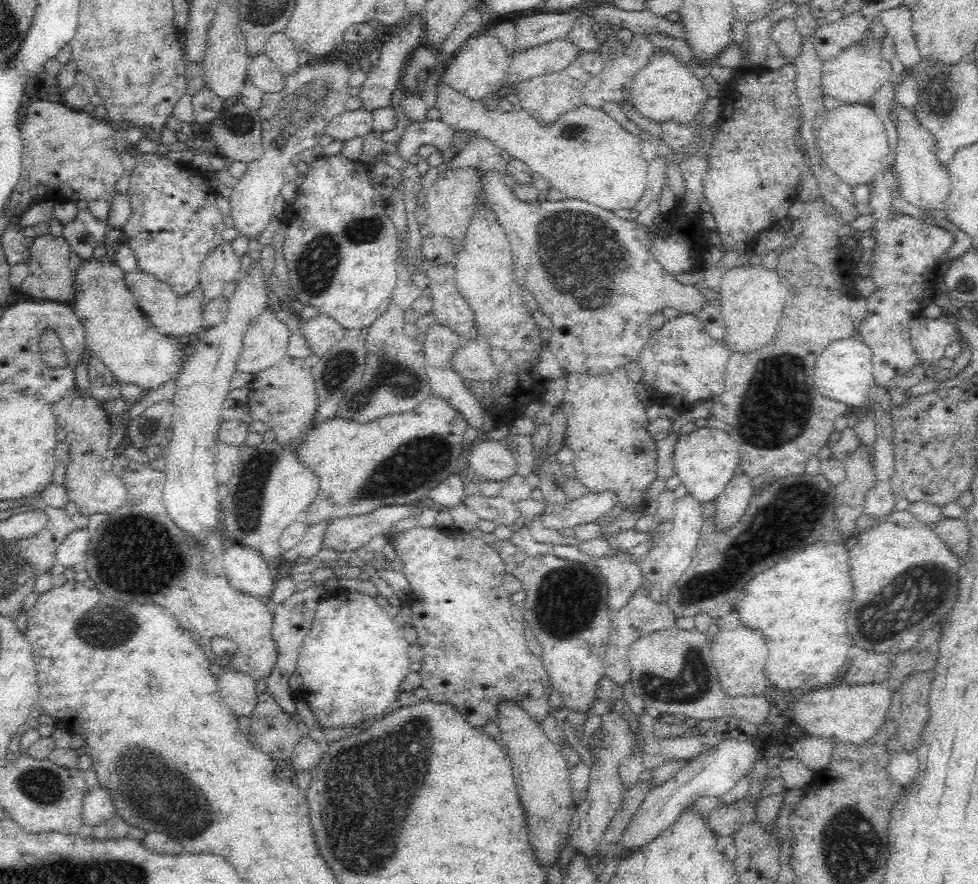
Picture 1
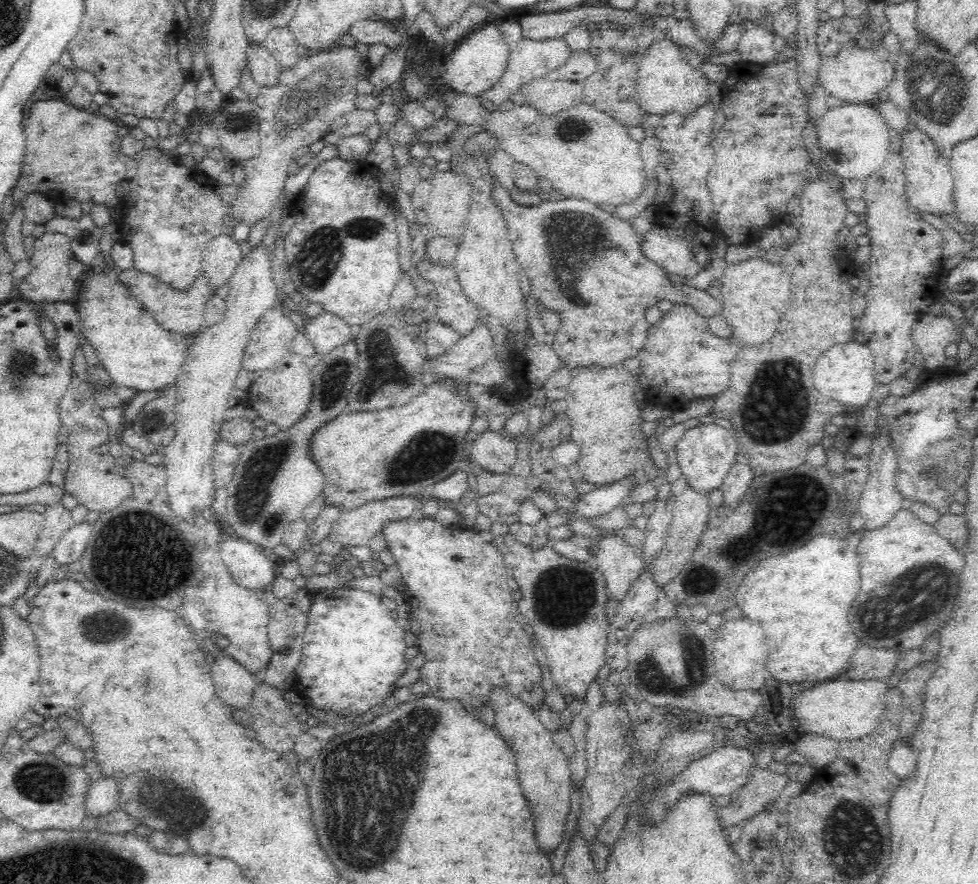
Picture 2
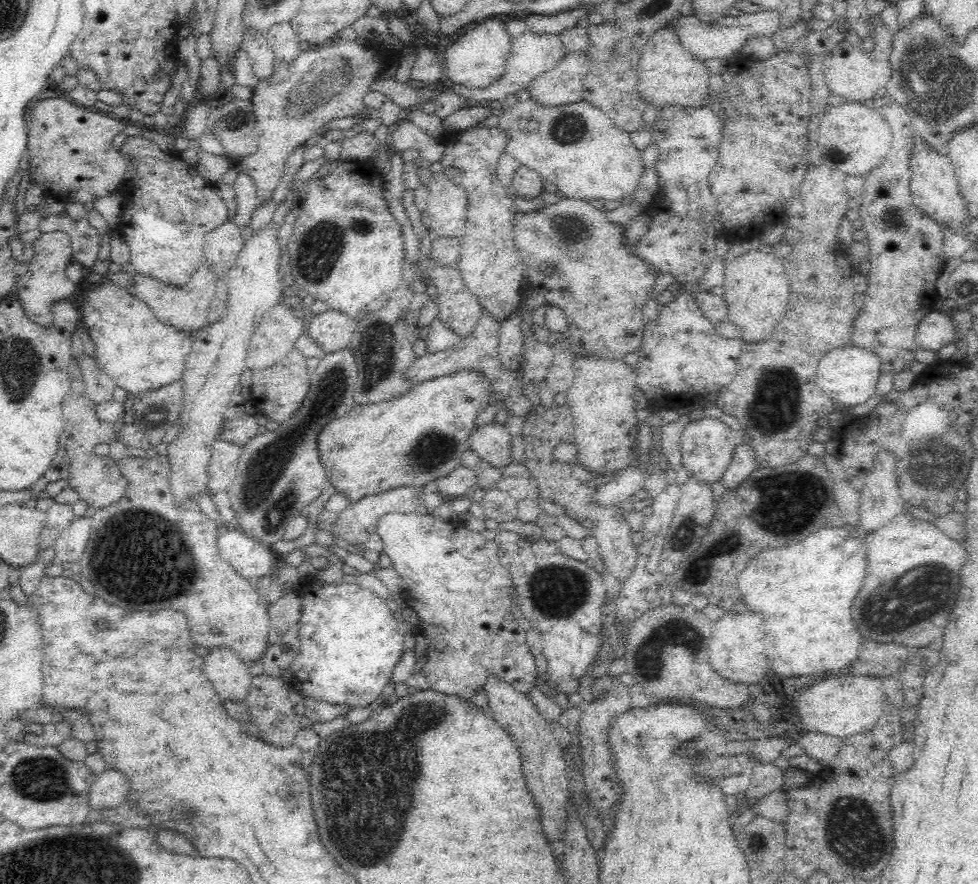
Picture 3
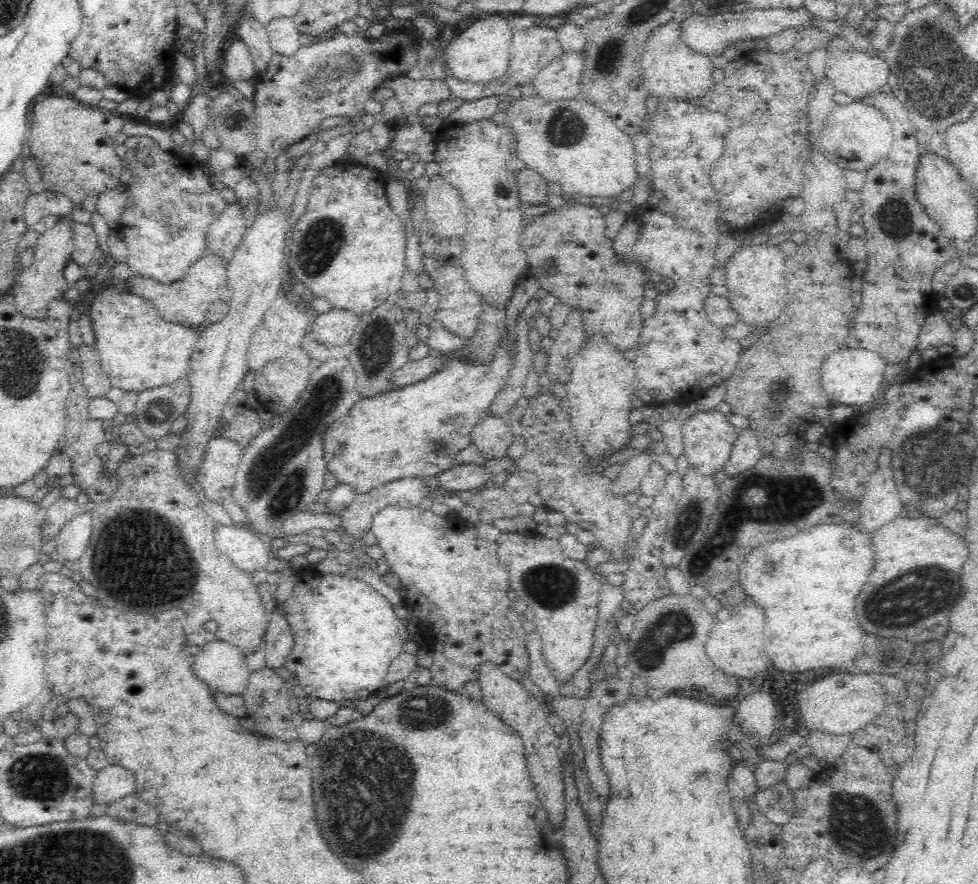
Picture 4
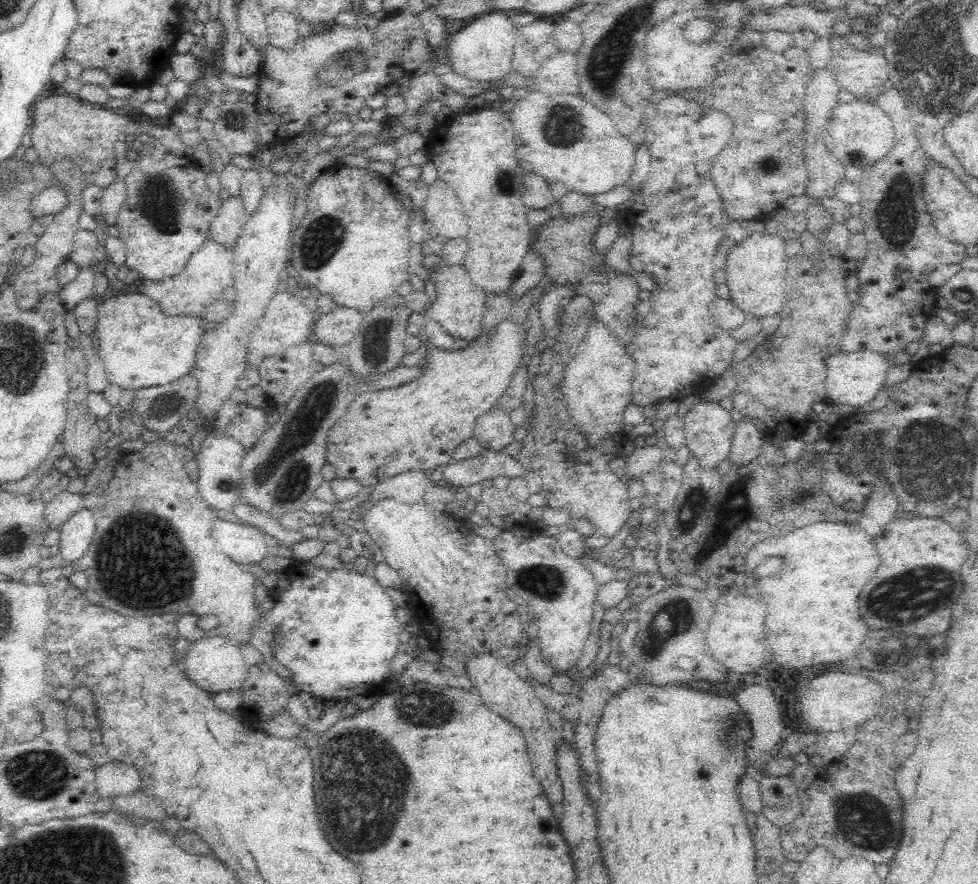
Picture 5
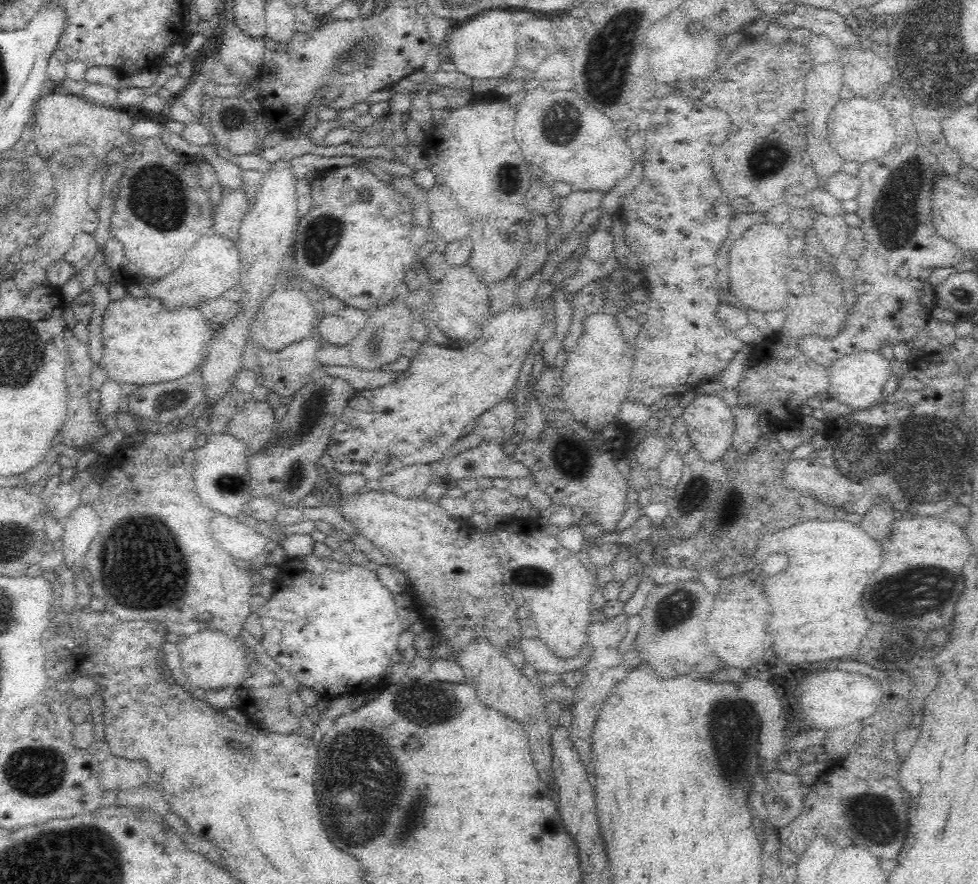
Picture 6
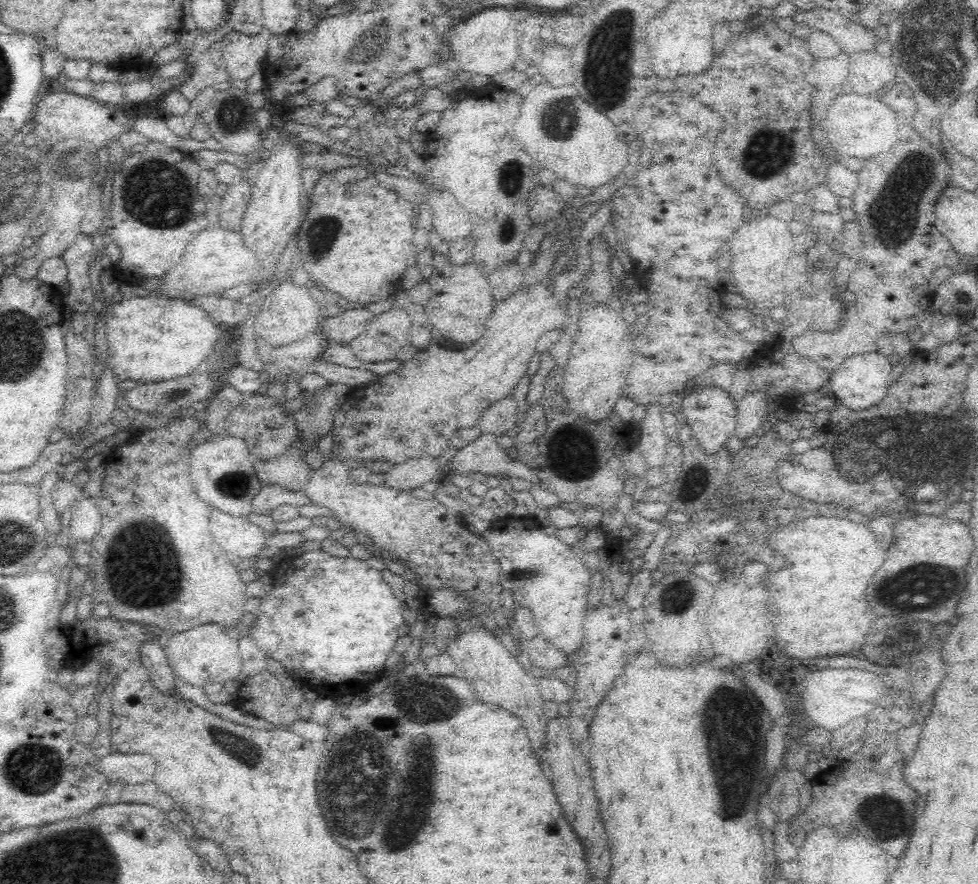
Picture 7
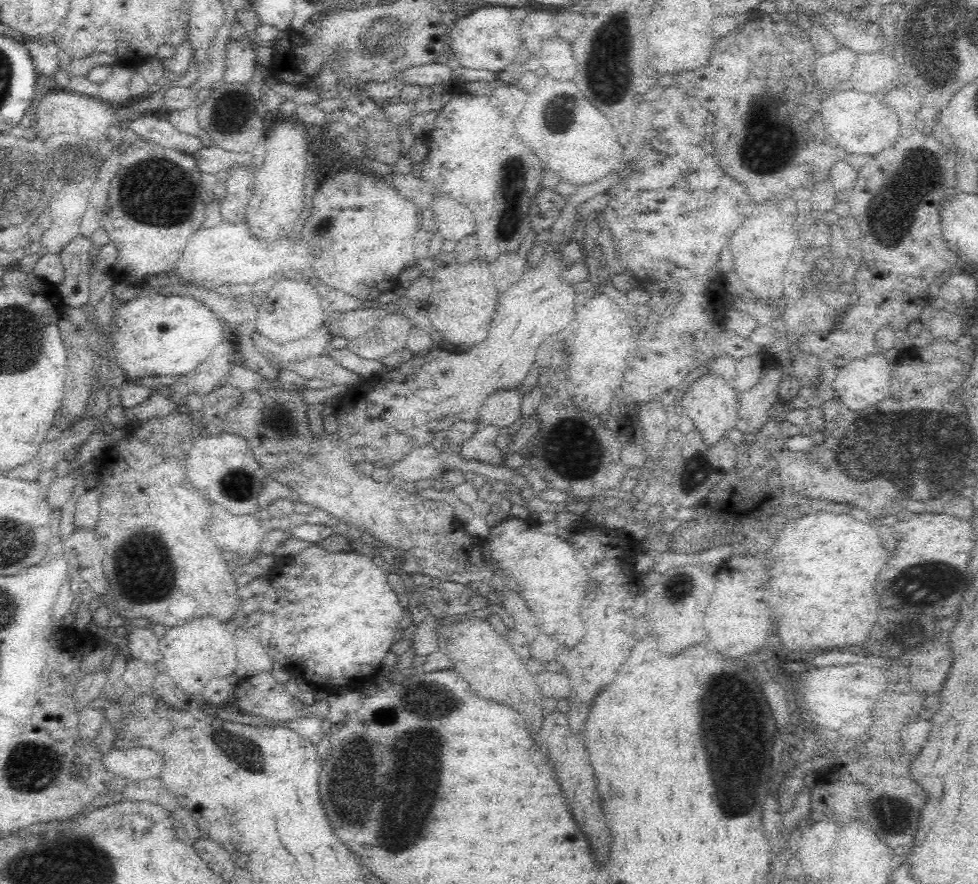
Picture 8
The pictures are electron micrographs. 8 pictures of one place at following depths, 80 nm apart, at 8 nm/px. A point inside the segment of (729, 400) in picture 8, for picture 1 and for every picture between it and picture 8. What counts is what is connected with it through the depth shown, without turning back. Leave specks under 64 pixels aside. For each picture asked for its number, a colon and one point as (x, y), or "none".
1: (705, 459)
2: (705, 453)
3: (707, 444)
4: (708, 436)
5: (709, 428)
6: (710, 422)
7: (711, 413)

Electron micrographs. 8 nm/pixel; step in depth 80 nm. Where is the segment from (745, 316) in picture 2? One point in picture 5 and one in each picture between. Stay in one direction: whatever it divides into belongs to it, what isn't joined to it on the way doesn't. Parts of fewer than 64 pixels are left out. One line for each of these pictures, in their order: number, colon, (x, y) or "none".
3: (756, 292)
4: (755, 276)
5: (756, 268)

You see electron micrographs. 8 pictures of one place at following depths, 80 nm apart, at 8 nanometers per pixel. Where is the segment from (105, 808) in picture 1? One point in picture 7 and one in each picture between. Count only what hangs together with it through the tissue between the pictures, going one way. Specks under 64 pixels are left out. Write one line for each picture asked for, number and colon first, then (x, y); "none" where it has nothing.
2: (103, 796)
3: (110, 787)
4: (113, 782)
5: (112, 778)
6: (119, 773)
7: (135, 768)

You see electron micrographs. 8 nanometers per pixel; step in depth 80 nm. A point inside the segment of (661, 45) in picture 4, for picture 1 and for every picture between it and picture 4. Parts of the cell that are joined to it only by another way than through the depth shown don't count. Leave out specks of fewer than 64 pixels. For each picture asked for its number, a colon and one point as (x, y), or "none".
1: (665, 88)
2: (666, 82)
3: (669, 74)

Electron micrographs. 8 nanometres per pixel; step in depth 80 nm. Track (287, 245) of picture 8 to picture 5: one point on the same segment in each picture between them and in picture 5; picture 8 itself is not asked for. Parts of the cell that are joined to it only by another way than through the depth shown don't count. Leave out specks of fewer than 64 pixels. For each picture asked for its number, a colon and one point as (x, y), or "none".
5: (208, 275)
6: (212, 265)
7: (216, 260)

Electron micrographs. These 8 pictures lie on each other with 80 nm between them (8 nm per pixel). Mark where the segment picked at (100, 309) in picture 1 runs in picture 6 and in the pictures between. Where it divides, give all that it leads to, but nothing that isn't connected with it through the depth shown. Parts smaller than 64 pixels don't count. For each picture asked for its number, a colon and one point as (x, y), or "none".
2: (137, 353)
3: (140, 353)
4: (137, 349)
5: (140, 347)
6: (144, 343)

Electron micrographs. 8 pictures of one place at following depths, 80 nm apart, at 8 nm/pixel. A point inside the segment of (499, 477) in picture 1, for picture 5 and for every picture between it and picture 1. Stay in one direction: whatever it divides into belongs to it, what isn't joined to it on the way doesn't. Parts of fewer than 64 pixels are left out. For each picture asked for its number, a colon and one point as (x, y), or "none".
2: (491, 450)
3: (491, 441)
4: (492, 435)
5: (494, 429)

